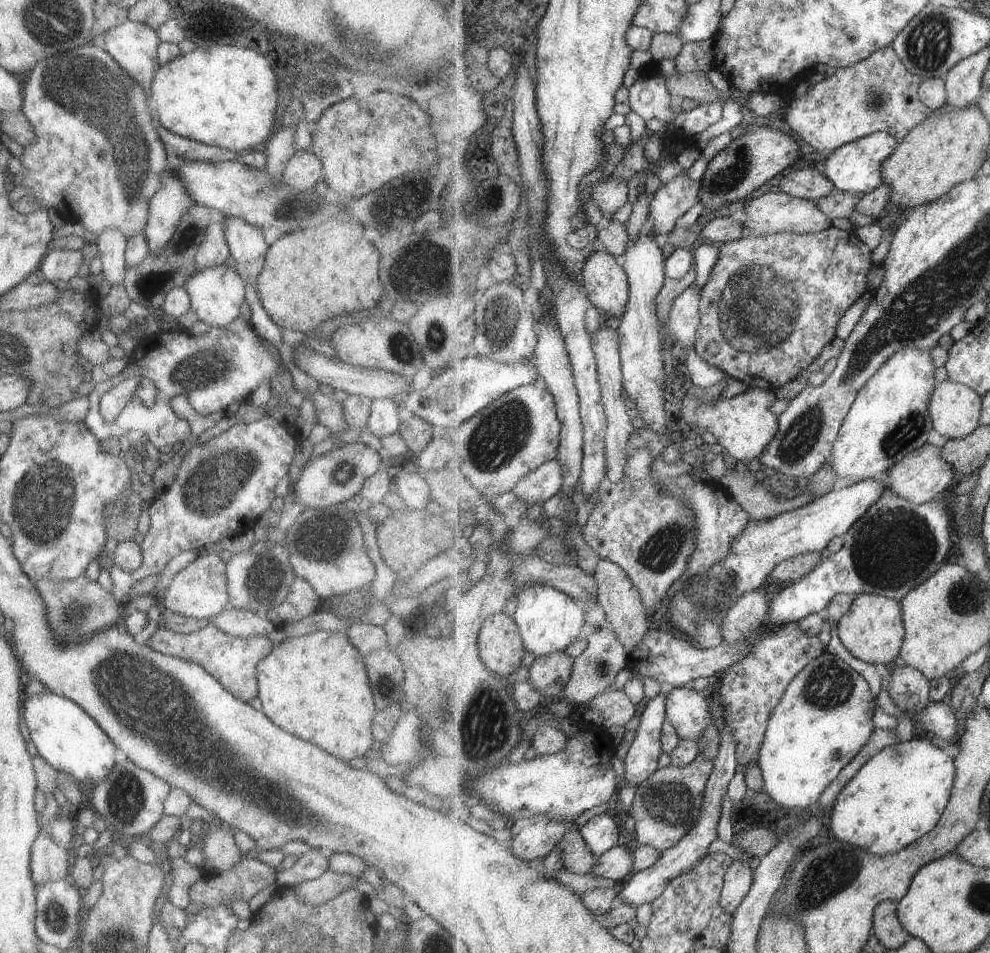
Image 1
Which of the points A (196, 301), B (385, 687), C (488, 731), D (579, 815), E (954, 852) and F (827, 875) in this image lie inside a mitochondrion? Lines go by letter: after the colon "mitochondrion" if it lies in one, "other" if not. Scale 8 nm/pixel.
A: other
B: other
C: mitochondrion
D: other
E: other
F: mitochondrion

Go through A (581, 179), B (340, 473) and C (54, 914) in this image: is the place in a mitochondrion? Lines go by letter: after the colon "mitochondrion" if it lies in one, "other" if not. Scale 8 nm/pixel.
A: other
B: mitochondrion
C: mitochondrion

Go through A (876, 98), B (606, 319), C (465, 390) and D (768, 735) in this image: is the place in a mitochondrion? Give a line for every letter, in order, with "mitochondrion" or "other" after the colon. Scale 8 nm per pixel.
A: mitochondrion
B: other
C: mitochondrion
D: other

